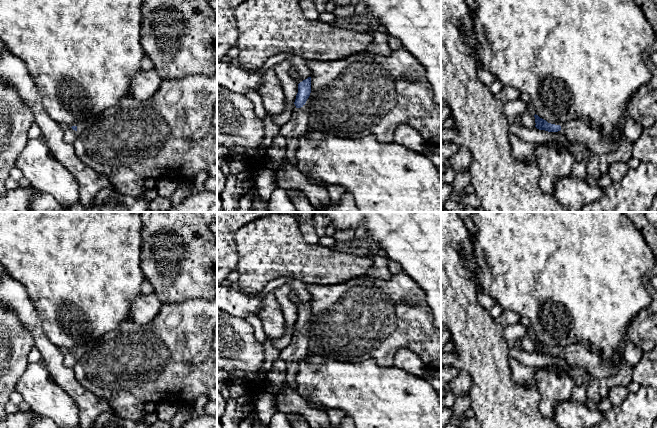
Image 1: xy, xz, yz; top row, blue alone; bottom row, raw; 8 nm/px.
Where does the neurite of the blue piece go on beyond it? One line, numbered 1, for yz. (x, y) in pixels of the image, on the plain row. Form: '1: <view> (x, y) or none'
1: yz (578, 354)

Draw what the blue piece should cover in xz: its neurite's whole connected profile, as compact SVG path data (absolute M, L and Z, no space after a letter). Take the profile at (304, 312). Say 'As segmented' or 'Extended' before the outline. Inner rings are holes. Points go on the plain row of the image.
Extended. M311 301L298 308L295 323L296 332L293 333L290 344L281 350L280 359L286 364L286 379L279 392L290 388L297 389L296 375L300 362L308 356L309 337L303 331L311 317Z

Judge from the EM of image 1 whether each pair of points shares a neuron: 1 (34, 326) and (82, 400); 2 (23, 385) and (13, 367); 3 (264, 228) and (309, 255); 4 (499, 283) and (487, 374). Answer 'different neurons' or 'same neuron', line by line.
1: same neuron
2: different neurons
3: same neuron
4: different neurons

